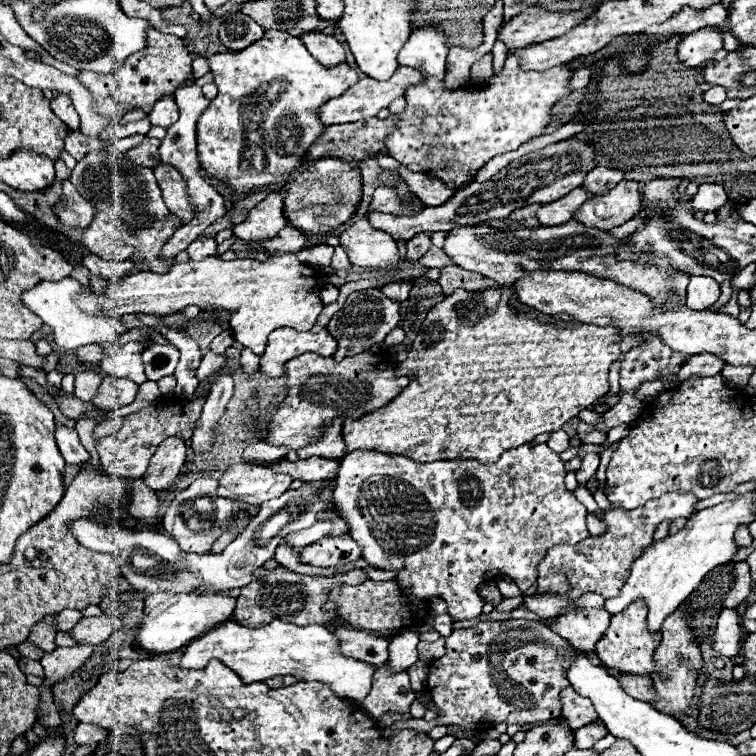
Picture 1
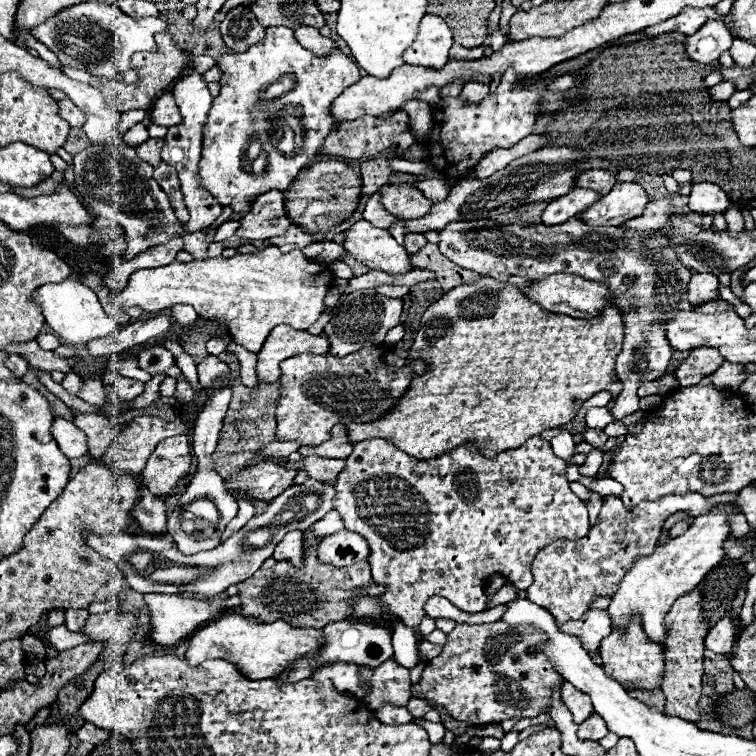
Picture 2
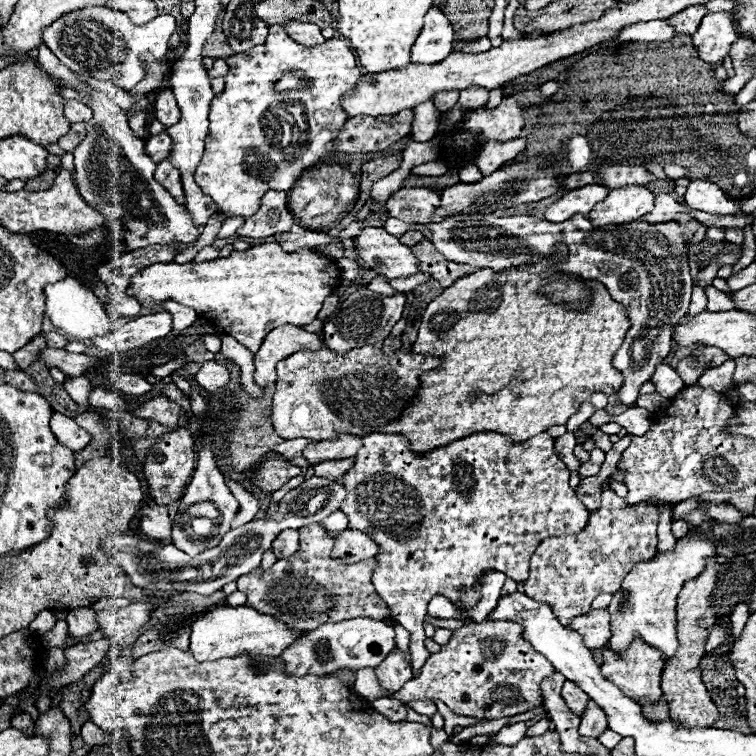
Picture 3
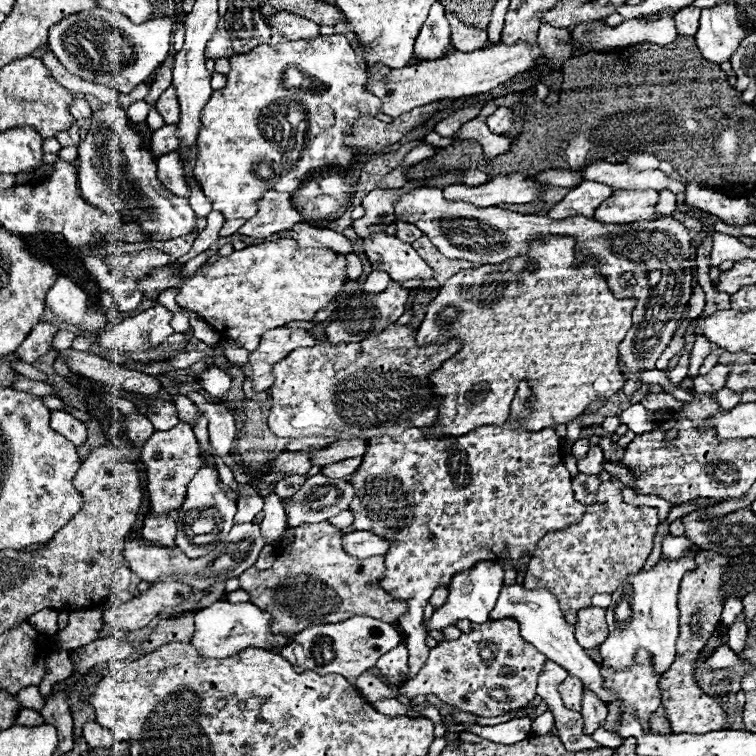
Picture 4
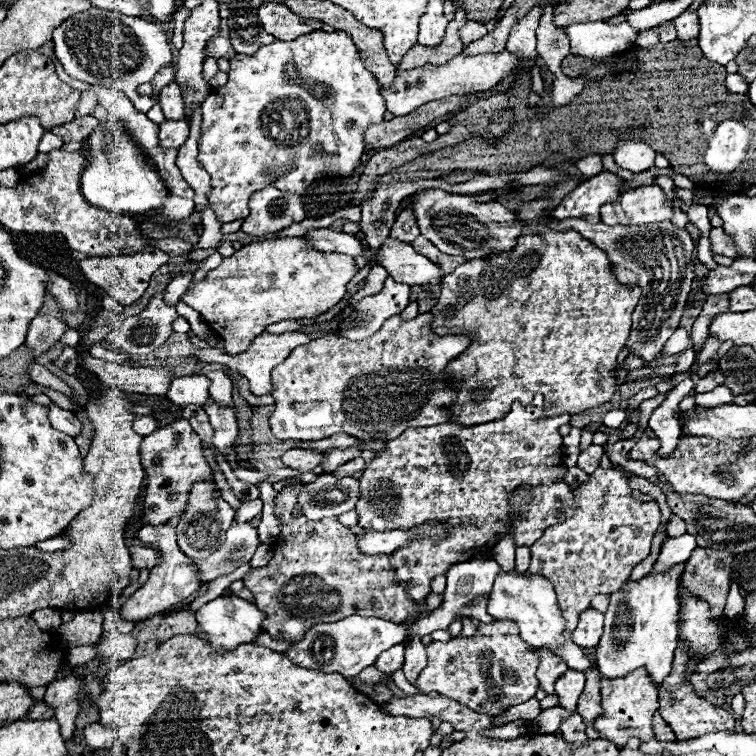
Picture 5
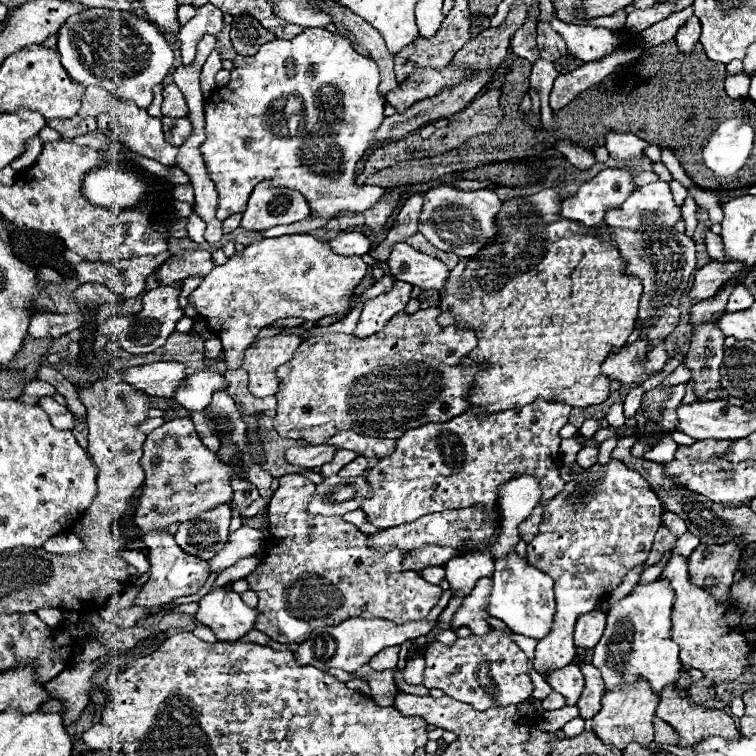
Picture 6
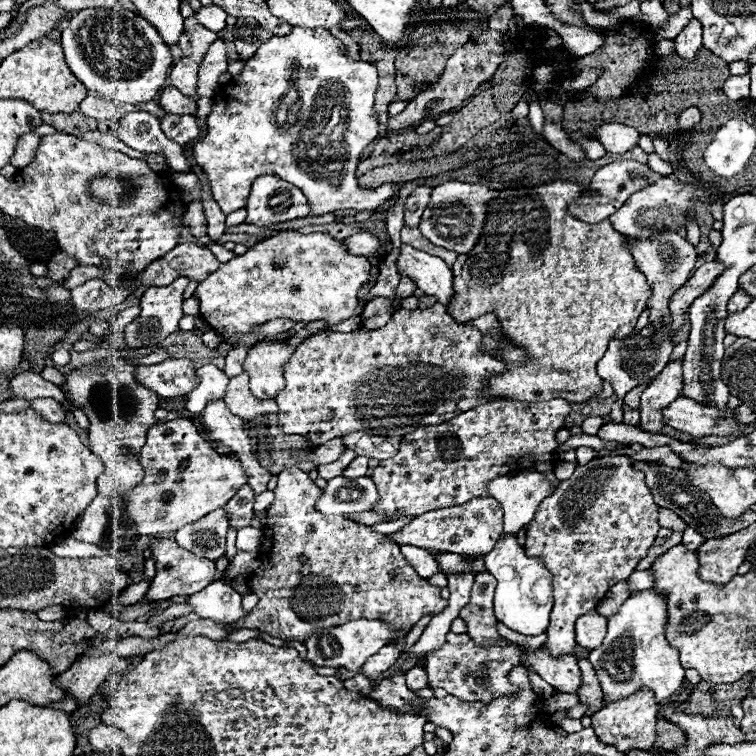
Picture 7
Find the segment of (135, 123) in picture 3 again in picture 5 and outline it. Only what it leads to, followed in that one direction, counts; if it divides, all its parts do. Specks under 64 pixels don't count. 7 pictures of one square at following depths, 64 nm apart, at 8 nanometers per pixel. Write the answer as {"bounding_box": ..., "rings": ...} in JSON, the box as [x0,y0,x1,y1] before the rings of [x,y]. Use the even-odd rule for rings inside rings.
{"bounding_box":[52,8,172,114],"rings":[[[90,8],[64,20],[64,24],[52,32],[52,42],[56,58],[72,78],[118,88],[132,100],[136,112],[144,114],[154,106],[154,100],[150,96],[140,96],[136,92],[138,86],[152,82],[154,74],[172,60],[166,24],[130,18],[102,8]]]}

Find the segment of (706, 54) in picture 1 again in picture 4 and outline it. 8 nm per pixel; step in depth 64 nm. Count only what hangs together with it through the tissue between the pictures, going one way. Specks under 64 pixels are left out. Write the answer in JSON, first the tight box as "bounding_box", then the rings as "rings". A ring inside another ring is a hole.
{"bounding_box":[694,4,752,64],"rings":[[[720,4],[716,8],[702,10],[700,28],[694,38],[704,60],[722,64],[730,60],[740,40],[750,32],[752,28],[740,22],[736,4]]]}

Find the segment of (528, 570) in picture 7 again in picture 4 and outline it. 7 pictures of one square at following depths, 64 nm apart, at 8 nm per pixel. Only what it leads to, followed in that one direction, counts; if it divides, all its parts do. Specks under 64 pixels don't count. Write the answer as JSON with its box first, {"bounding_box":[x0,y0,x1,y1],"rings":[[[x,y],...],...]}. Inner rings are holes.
{"bounding_box":[490,584,618,704],"rings":[[[514,584],[514,586],[504,586],[500,590],[500,596],[498,596],[498,602],[494,606],[494,610],[490,612],[490,620],[502,620],[502,618],[512,618],[520,624],[520,630],[522,630],[522,638],[526,642],[530,642],[532,646],[536,646],[542,654],[546,654],[550,660],[556,660],[556,664],[560,664],[562,668],[566,668],[566,672],[570,676],[576,676],[580,678],[580,682],[584,684],[586,690],[594,692],[602,702],[610,704],[612,700],[618,700],[616,692],[608,690],[604,686],[604,678],[600,676],[600,666],[590,658],[590,654],[576,642],[574,638],[574,626],[566,624],[564,616],[562,616],[562,610],[556,602],[556,598],[544,590],[544,588],[538,588],[538,590],[526,590],[524,586],[520,584]]]}

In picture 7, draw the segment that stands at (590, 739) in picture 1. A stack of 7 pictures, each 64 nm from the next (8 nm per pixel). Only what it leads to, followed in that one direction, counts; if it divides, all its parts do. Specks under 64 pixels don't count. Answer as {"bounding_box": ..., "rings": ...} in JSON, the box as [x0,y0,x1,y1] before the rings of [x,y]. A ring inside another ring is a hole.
{"bounding_box":[578,660,604,716],"rings":[[[578,660],[578,666],[582,672],[582,686],[580,686],[578,698],[580,698],[580,704],[588,706],[586,716],[592,716],[596,710],[600,710],[604,694],[600,692],[600,684],[596,680],[596,672],[594,672],[592,664],[588,660]]]}

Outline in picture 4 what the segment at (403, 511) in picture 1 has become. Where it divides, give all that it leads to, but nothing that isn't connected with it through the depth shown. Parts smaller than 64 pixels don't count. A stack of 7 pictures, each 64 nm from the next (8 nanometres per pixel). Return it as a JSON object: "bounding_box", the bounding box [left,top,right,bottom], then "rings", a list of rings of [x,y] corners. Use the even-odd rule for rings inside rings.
{"bounding_box":[348,380,584,678],"rings":[[[522,380],[512,402],[512,418],[504,426],[482,426],[458,438],[424,438],[424,428],[408,428],[400,436],[372,436],[360,468],[348,476],[348,482],[354,486],[354,498],[348,508],[354,514],[354,530],[368,530],[390,540],[390,548],[384,554],[386,572],[380,578],[380,588],[386,588],[394,600],[404,600],[408,604],[408,612],[398,620],[408,636],[408,678],[420,672],[429,655],[430,648],[425,642],[427,632],[423,628],[424,608],[436,588],[444,586],[448,590],[452,576],[466,572],[478,562],[496,562],[504,566],[506,556],[514,570],[520,572],[518,560],[524,554],[532,556],[536,544],[548,532],[578,524],[580,516],[584,516],[584,506],[574,498],[570,472],[562,460],[562,438],[558,438],[552,428],[540,432],[510,428],[514,418],[528,414],[523,406],[528,396],[530,390],[526,380]]]}

